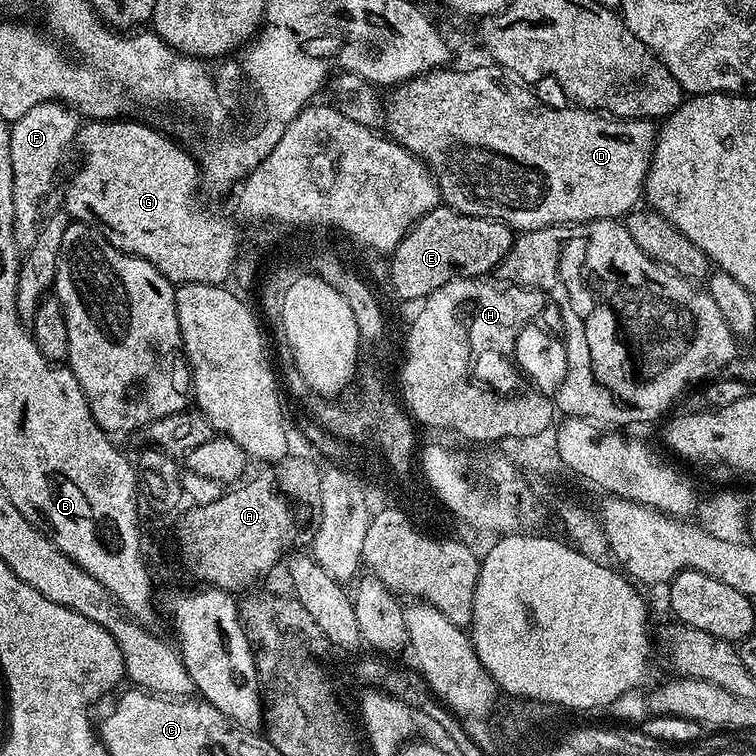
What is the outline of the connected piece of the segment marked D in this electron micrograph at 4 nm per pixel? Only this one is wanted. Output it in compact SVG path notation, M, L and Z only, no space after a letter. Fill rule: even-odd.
M488 62L485 68L468 68L465 72L455 72L452 66L445 66L431 72L423 72L421 76L415 76L404 84L395 85L393 92L396 93L386 100L382 124L384 128L388 127L386 132L391 139L427 164L428 171L435 176L437 184L440 185L441 201L456 212L467 216L481 216L487 220L500 220L517 233L552 228L555 224L584 224L588 220L611 220L627 216L641 203L644 196L644 179L648 177L652 152L656 148L657 125L650 120L610 116L599 110L579 106L551 108L550 105L543 104L528 88L531 87L506 74L503 68L492 62Z

